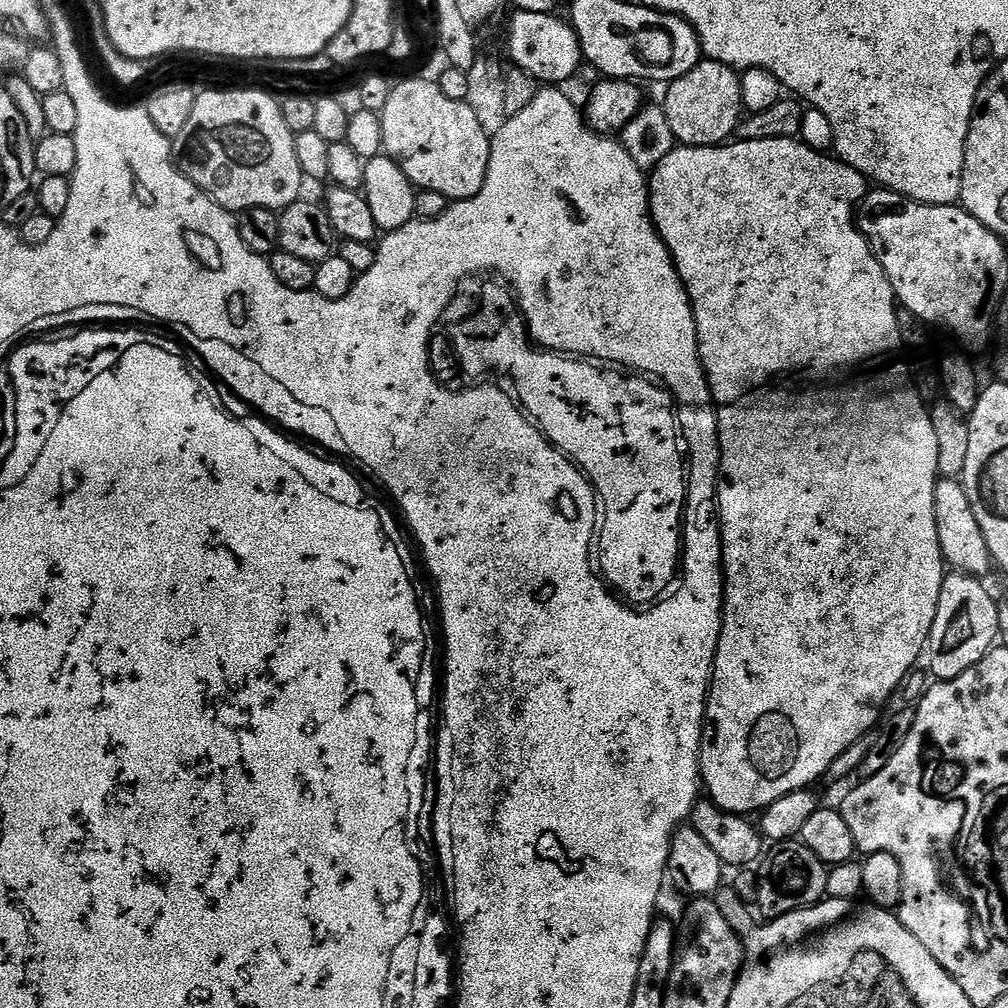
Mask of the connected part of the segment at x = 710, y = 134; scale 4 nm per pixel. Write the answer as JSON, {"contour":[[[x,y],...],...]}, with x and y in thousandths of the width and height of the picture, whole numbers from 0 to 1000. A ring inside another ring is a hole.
{"contour":[[[698,58],[688,65],[688,69],[685,69],[685,73],[677,73],[677,77],[666,80],[662,87],[657,106],[665,121],[665,129],[669,129],[672,144],[709,147],[727,138],[740,111],[738,84],[731,68]]]}

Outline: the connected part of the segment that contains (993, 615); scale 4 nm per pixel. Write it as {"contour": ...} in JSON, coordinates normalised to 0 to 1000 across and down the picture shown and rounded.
{"contour":[[[951,565],[938,570],[935,585],[931,589],[927,621],[919,640],[921,663],[929,670],[930,676],[945,675],[950,673],[950,669],[958,669],[962,661],[970,661],[981,645],[989,642],[992,600],[989,592],[980,588],[976,578],[973,572],[961,571]]]}

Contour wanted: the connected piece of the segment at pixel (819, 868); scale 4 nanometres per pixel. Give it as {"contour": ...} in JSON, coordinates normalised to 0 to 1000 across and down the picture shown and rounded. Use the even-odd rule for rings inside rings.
{"contour":[[[791,831],[774,836],[767,836],[757,846],[752,857],[750,870],[752,871],[752,891],[749,900],[759,914],[771,913],[785,905],[797,901],[807,901],[820,890],[820,871],[823,861],[800,839],[798,834]]]}

